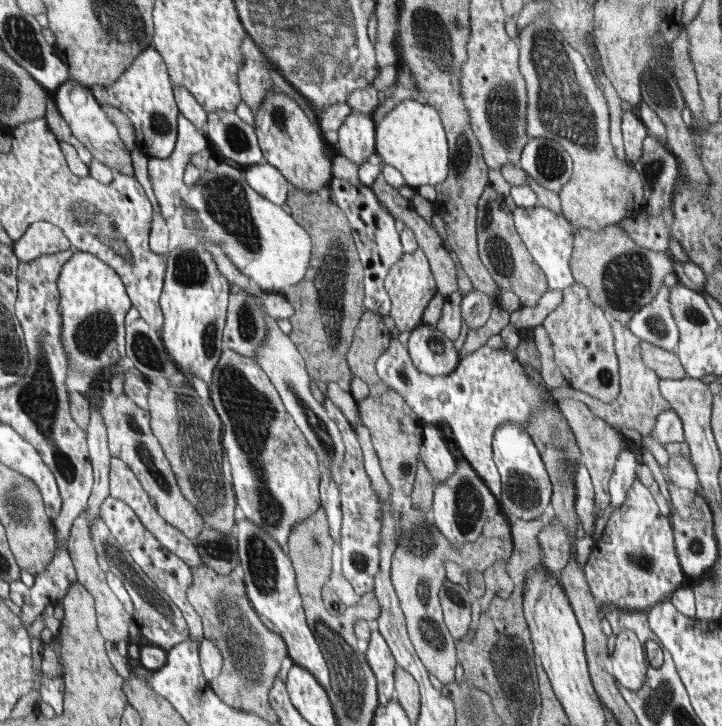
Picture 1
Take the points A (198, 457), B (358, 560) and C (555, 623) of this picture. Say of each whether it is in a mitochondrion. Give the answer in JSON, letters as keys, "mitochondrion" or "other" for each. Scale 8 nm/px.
{"A":"mitochondrion","B":"mitochondrion","C":"other"}

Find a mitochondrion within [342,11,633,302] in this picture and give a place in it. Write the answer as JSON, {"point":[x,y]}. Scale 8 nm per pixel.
{"point":[564,105]}

